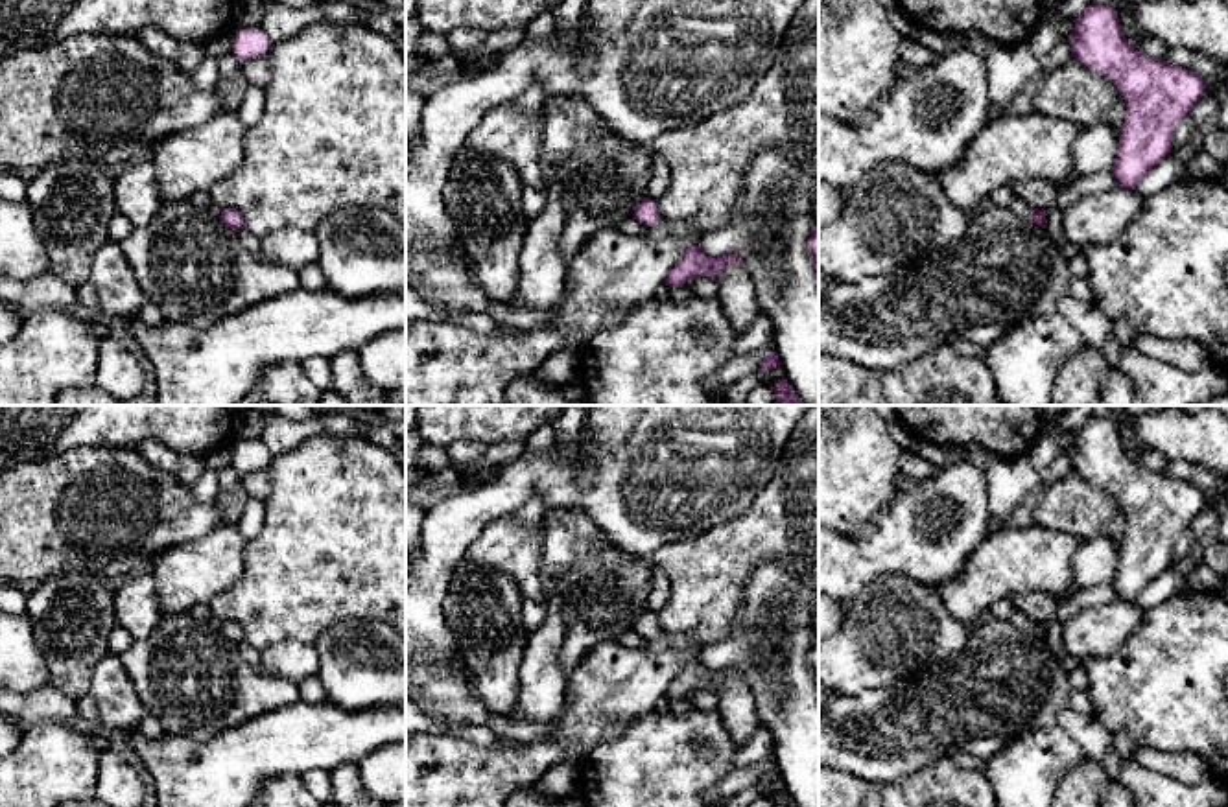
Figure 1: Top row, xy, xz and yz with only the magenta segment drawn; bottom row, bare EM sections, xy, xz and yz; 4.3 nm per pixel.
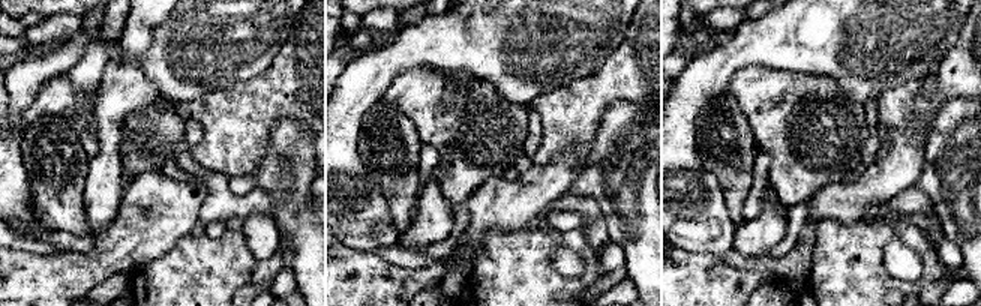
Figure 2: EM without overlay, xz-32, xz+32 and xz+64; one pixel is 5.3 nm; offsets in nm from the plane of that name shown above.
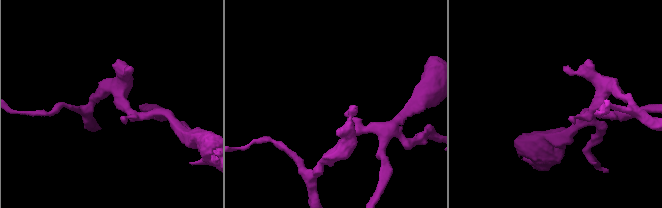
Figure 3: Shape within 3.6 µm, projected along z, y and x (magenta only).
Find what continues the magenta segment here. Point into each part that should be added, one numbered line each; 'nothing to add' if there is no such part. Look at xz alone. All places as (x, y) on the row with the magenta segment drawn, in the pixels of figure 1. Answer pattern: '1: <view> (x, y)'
nothing to add

